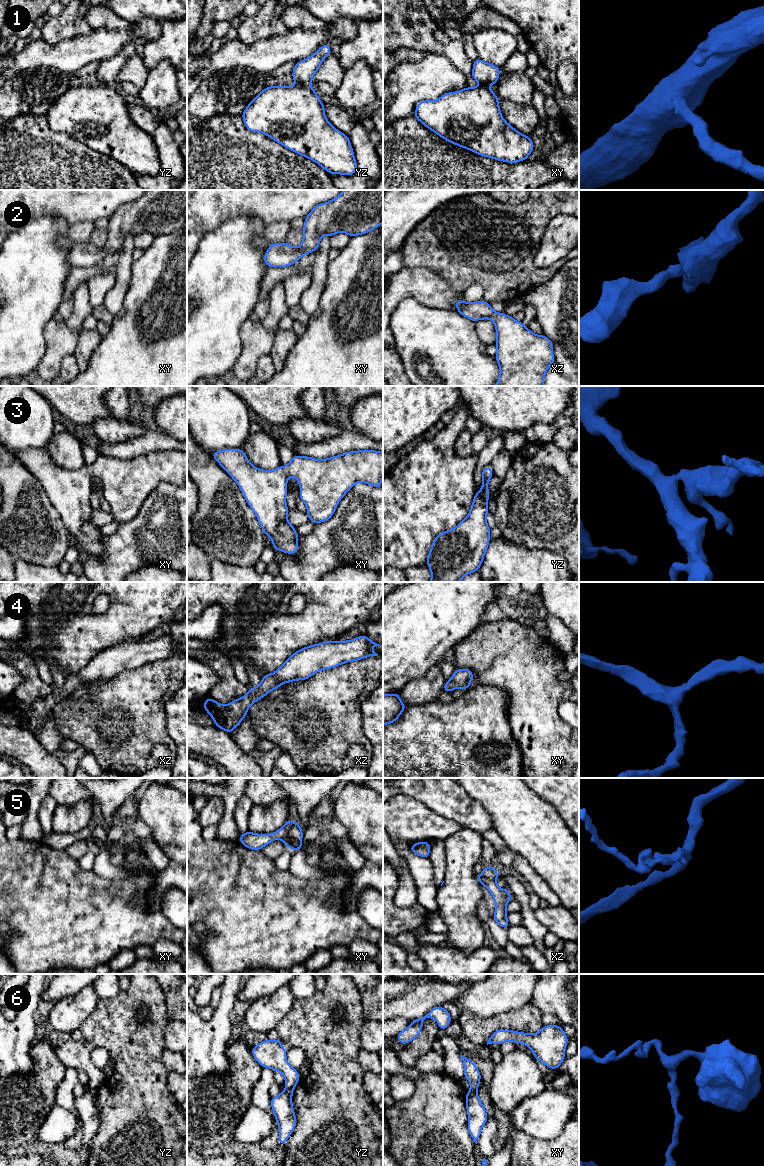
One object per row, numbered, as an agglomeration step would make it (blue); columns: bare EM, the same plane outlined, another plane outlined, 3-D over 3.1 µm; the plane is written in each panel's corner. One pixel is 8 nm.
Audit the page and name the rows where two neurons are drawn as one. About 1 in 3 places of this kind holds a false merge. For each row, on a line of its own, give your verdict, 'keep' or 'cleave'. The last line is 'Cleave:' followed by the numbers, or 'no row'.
1: cleave
2: keep
3: keep
4: keep
5: cleave
6: cleave
Cleave: 1, 5, 6

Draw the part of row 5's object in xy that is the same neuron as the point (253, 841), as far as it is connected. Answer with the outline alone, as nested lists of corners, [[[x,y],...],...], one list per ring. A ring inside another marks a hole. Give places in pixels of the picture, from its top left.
[[[288,820],[285,825],[272,834],[256,834],[247,831],[239,836],[240,843],[245,847],[252,850],[261,850],[264,846],[269,844],[271,841],[280,839],[288,848],[293,851],[303,848],[303,844],[297,841],[295,838],[290,836],[290,830],[294,826],[298,826],[298,822]]]

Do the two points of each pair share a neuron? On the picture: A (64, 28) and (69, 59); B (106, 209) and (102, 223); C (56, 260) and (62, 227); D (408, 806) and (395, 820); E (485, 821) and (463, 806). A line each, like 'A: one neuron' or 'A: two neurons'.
A: two neurons
B: two neurons
C: one neuron
D: one neuron
E: one neuron

